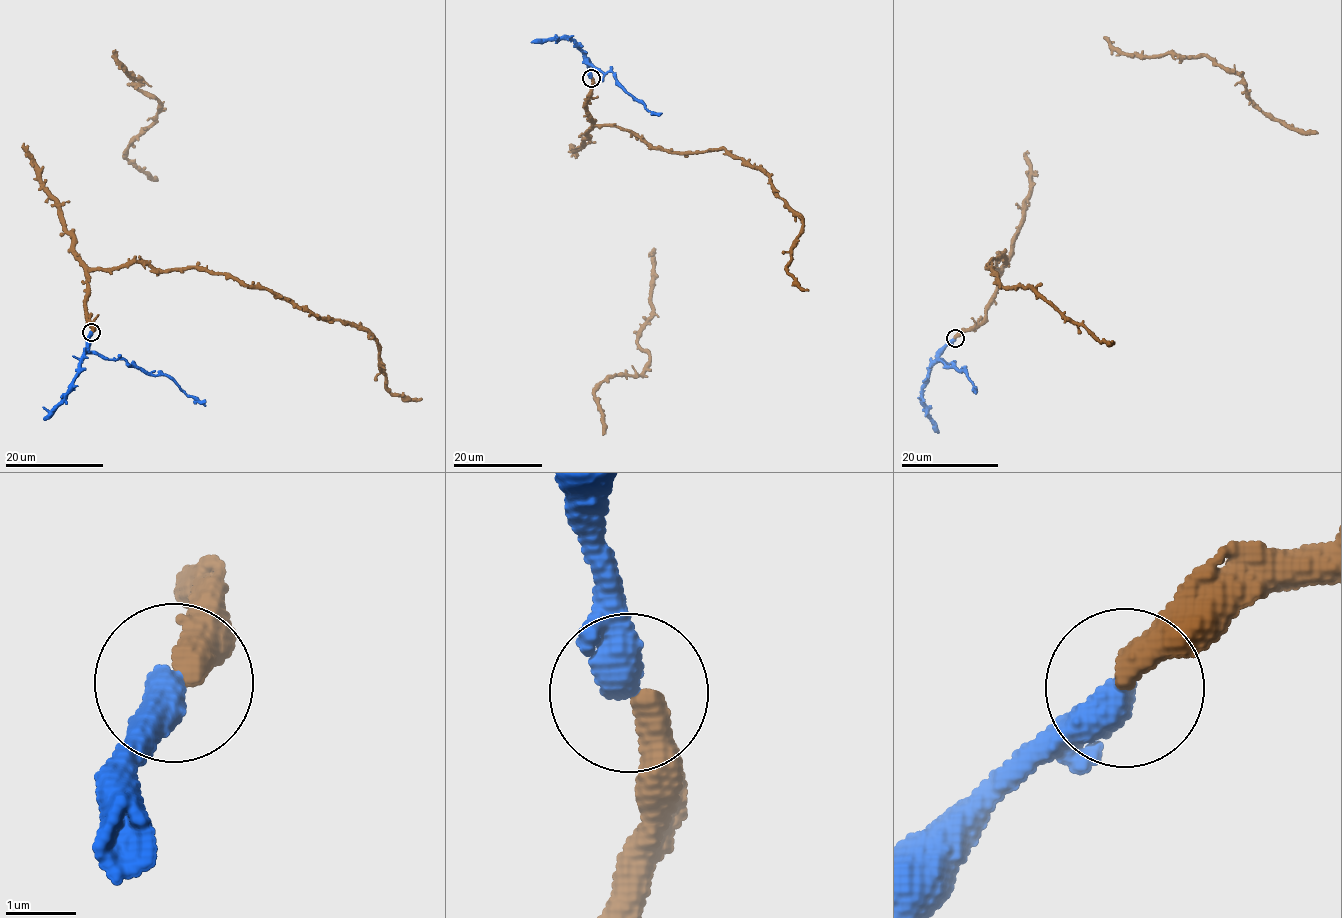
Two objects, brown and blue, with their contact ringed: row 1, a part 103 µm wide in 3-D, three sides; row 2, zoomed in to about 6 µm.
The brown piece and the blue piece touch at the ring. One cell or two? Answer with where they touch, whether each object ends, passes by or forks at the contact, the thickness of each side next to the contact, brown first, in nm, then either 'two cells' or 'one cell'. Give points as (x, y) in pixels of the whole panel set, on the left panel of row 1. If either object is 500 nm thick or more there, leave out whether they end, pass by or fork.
(91, 332) | brown ends | blue ends | 420/480 nm | one cell

